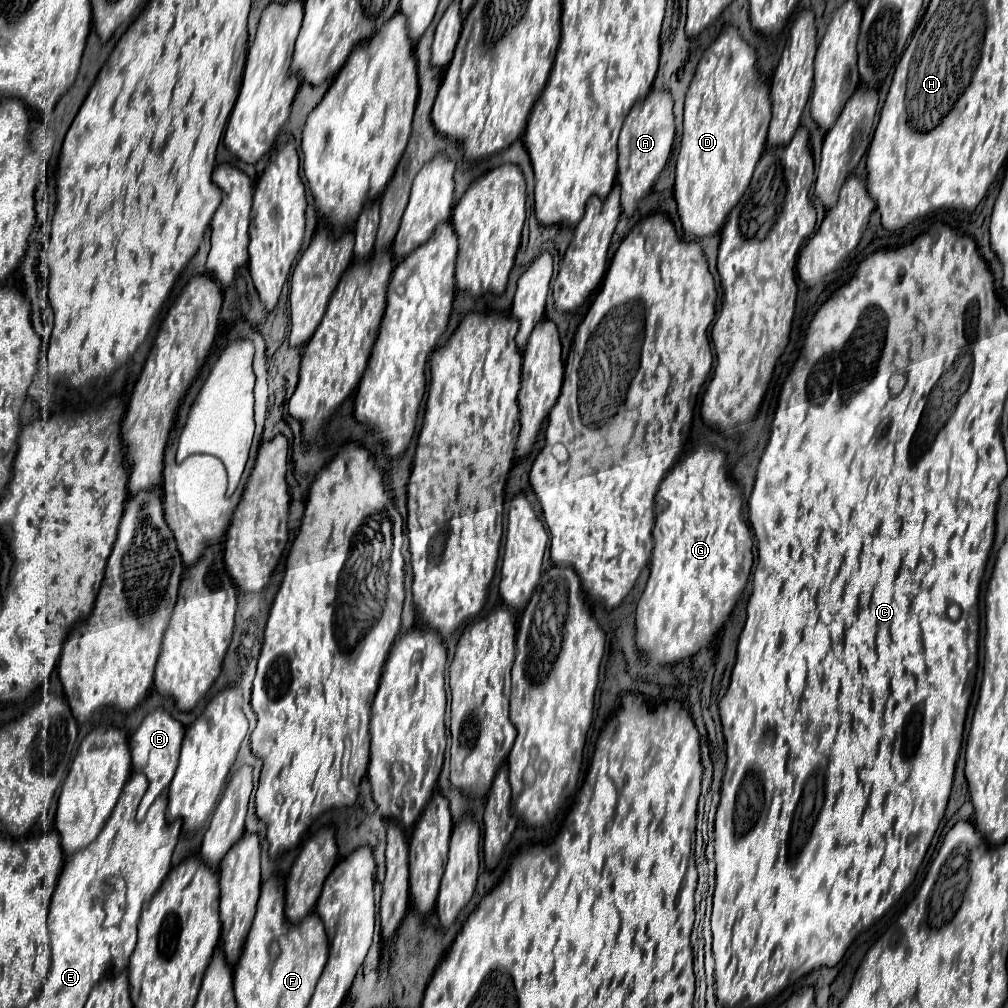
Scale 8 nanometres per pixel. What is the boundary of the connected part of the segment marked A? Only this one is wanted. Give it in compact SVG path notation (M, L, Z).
M652 88L648 96L632 106L630 114L624 120L620 138L618 138L618 182L622 186L622 212L632 216L638 200L654 186L662 168L668 162L674 140L674 114L672 98L668 90Z

